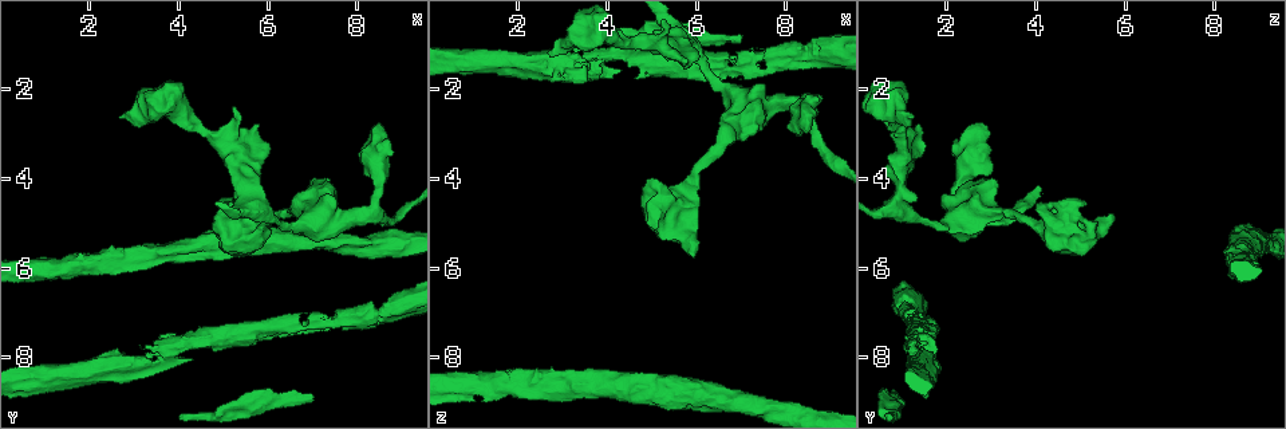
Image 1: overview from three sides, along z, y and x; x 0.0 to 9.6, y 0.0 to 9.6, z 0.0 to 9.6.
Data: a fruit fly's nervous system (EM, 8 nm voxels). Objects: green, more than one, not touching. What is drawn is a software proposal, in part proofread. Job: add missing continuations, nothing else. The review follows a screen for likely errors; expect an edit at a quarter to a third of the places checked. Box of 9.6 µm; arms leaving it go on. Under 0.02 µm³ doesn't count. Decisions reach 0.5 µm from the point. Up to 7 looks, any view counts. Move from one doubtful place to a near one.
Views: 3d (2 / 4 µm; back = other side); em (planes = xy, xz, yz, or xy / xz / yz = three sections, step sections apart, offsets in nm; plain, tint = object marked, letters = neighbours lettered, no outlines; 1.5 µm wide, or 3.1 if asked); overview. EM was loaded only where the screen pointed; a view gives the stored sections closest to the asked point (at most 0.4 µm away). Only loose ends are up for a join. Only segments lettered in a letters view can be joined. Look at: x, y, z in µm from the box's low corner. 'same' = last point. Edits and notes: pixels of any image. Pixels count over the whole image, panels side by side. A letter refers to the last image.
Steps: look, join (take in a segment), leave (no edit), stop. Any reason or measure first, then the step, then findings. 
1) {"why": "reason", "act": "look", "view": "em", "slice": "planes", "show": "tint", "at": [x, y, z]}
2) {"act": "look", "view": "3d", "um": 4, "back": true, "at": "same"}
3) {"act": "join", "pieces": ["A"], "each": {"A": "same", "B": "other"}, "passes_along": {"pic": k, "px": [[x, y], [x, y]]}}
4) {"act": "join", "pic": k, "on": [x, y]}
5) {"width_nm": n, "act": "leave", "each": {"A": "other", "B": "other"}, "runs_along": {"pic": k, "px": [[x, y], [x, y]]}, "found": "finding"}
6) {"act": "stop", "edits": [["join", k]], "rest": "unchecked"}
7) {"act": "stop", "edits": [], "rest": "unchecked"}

{"act": "look", "view": "em", "slice": "planes", "show": "tint", "at": [7.00, 8.90, 0.95]}

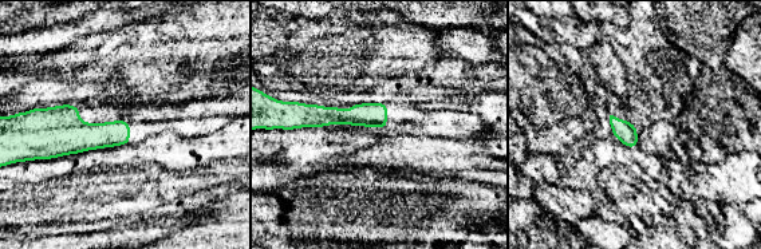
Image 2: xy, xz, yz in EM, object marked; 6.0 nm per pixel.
{"act": "look", "view": "em", "slice": "planes", "show": "letters", "at": "same"}

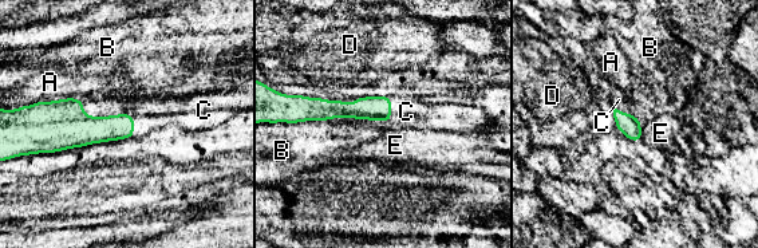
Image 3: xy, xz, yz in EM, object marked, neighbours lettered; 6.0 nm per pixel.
{"width_nm": 130, "act": "join", "pieces": ["C"], "each": {"A": "other", "B": "other", "C": "same", "D": "other", "E": "other"}, "passes_along": {"pic": 3, "px": [[74, 129], [113, 115], [149, 114]]}, "found": "it goes on there"}

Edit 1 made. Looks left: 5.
{"act": "look", "view": "overview"}

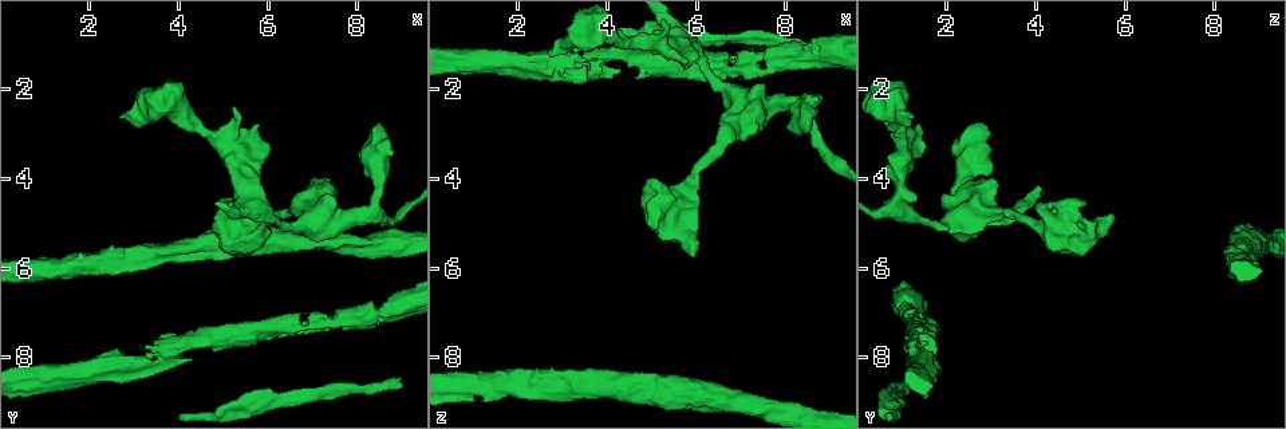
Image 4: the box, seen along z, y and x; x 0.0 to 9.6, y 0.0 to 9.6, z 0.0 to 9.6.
{"why": "an open end", "act": "look", "view": "3d", "um": 4, "at": [2.70, 2.65, 1.25]}

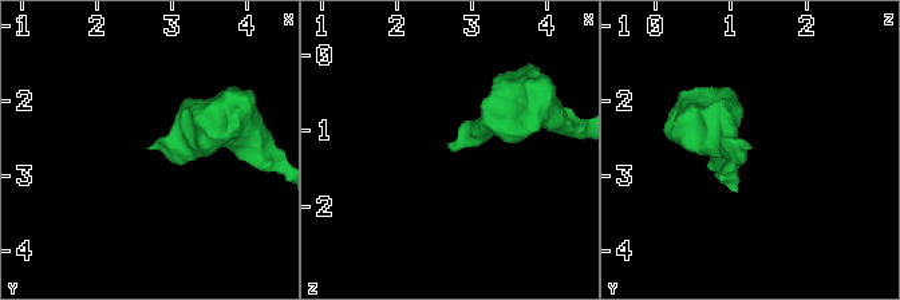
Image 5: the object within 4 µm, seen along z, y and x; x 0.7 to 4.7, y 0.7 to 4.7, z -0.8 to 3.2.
{"why": "now the EM", "act": "look", "view": "em", "slice": "xy", "step": 4, "show": "letters", "at": [2.70, 2.65, 1.25]}

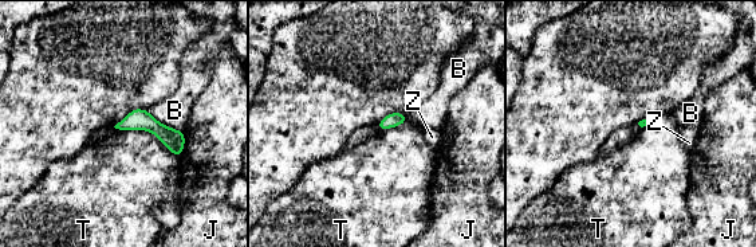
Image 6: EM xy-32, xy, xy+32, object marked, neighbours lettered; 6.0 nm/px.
{"longest_contact_nm": ["T", 420], "act": "leave", "each": {"B": "other", "J": "other", "T": "other", "Z": "other"}, "runs_along": {"pic": 6, "px": [[121, 125], [150, 124], [178, 152]]}, "found": "no lettered segment goes on from it"}

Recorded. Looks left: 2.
{"why": "stops while still wide", "act": "look", "view": "3d", "um": 2, "at": [8.55, 2.90, 2.90]}

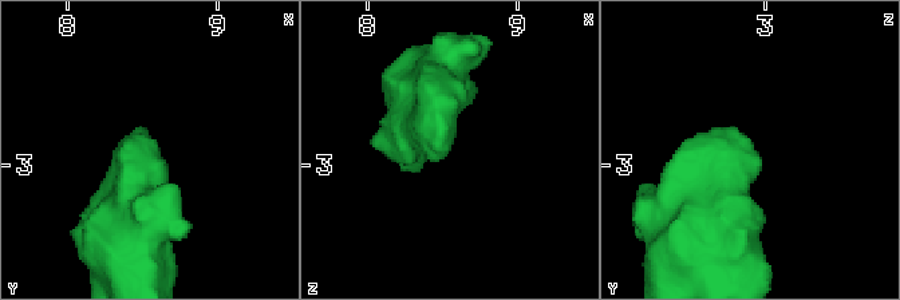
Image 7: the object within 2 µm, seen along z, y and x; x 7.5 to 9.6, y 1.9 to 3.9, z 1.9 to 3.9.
{"why": "need the tissue", "act": "look", "view": "em", "slice": "planes", "show": "letters", "at": [8.52, 2.86, 2.90]}

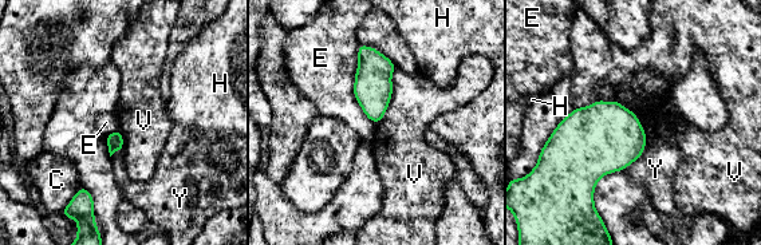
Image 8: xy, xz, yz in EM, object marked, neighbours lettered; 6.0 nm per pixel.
{"longest_contact_nm": ["E", 480], "act": "leave", "each": {"C": "other", "E": "other", "H": "other", "V": "other", "Y": "other"}, "border": {"pic": 8, "px": [[395, 67], [390, 103], [375, 123]]}, "found": "no lettered segment goes on from it"}

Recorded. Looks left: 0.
{"act": "stop", "edits": [["join", 3]], "rest": "unchecked"}

